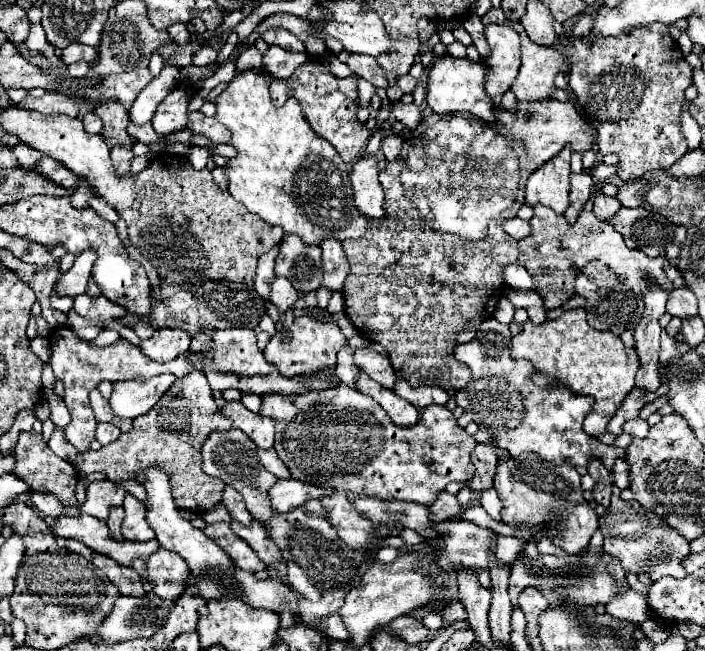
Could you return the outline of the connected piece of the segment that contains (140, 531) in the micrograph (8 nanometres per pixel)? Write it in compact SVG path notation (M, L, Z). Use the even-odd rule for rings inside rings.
M125 495L125 521L123 521L123 537L129 541L151 541L155 539L155 531L151 531L149 523L147 523L147 513L145 513L145 505L133 497L133 495Z

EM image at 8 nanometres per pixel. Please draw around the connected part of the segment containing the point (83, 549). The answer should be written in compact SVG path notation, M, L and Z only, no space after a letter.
M69 539L67 541L67 549L69 551L75 551L75 553L81 553L83 557L87 557L95 567L99 567L107 579L119 587L119 593L121 595L147 595L145 589L143 589L143 583L139 573L131 567L119 567L117 563L111 563L111 559L103 557L103 555L95 555L95 551L91 551L87 545L79 543L79 541L73 541Z

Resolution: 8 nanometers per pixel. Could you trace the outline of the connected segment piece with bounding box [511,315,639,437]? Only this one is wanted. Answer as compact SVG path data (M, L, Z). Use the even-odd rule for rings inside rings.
M561 315L541 325L527 321L523 331L511 339L511 357L529 359L535 367L533 381L543 389L551 387L551 383L559 383L575 395L593 395L593 411L583 422L583 430L593 437L607 431L609 419L635 387L635 373L639 369L635 349L627 349L623 341L611 333L593 329L585 321L585 315L575 315L575 319L565 319L565 315Z

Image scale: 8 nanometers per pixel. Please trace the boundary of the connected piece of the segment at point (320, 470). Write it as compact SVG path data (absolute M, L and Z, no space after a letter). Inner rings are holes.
M343 383L321 393L271 393L261 399L259 413L275 421L275 451L289 467L291 477L339 491L323 499L329 511L327 519L331 519L339 539L359 551L373 549L379 539L373 535L373 523L367 523L353 503L347 503L347 491L427 505L449 481L469 481L473 477L471 451L477 443L459 427L445 405L429 405L421 409L415 425L397 427L379 403Z

